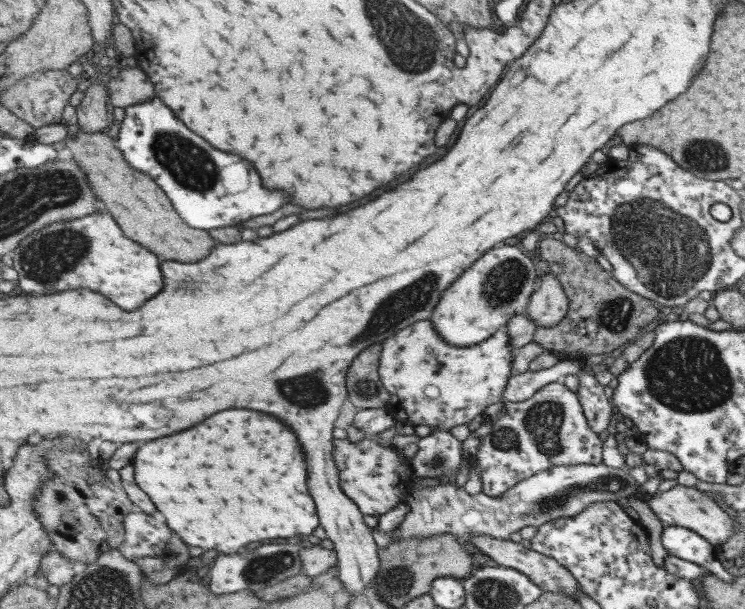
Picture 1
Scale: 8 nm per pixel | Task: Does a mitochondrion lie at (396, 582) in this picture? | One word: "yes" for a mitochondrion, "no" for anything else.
yes

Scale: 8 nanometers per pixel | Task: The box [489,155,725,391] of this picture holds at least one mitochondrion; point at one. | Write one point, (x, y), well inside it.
(669, 255)

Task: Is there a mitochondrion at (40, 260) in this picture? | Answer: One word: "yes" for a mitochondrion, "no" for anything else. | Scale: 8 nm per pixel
yes

